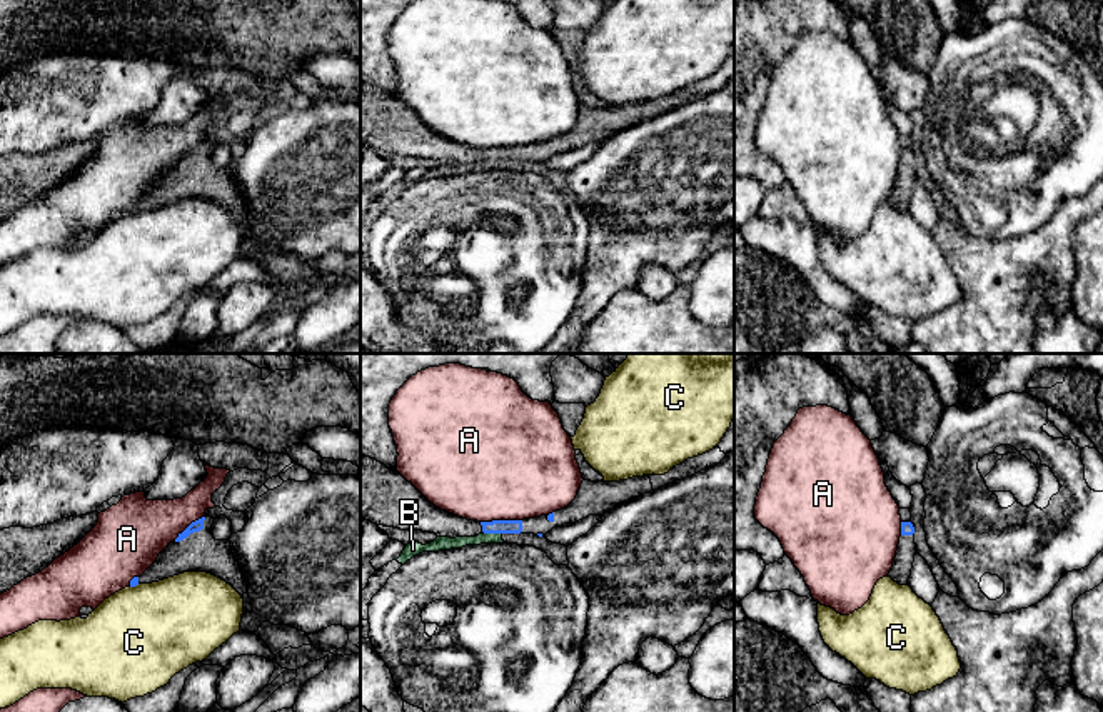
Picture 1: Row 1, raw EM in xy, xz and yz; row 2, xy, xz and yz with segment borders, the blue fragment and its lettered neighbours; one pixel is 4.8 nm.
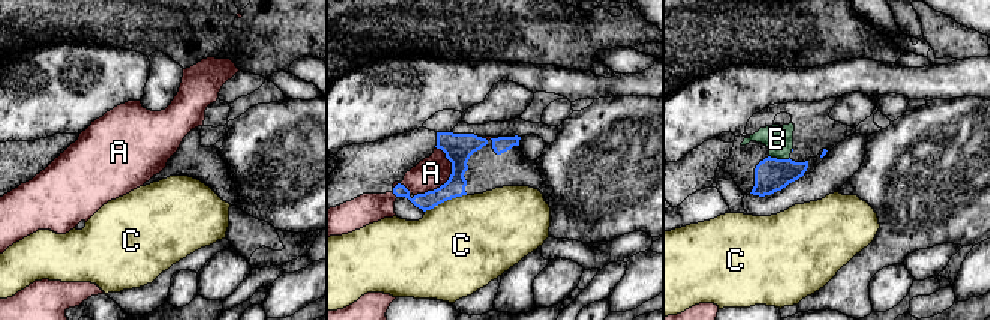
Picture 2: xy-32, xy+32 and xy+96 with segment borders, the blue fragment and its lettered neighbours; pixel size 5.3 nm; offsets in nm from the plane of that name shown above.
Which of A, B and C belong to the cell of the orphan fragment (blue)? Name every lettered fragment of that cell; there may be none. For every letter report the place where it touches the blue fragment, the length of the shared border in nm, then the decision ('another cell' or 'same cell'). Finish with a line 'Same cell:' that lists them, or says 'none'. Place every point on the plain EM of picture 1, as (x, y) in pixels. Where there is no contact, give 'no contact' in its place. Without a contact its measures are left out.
A: contact xz (501, 147); length 200 nm; another cell
B: contact xz (493, 159); length 100 nm; another cell
C: contact xy (134, 212); length 50 nm; another cell
Same cell: none

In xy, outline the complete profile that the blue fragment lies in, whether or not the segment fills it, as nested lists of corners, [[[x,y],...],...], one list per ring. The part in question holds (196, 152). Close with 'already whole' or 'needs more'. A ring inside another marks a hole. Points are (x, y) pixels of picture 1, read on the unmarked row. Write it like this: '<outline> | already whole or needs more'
[[[202,143],[192,148],[140,203],[130,207],[130,213],[159,208],[184,198],[207,198],[225,207],[244,222],[247,218],[245,203],[232,180],[229,165],[214,165],[214,147]]] | needs more

